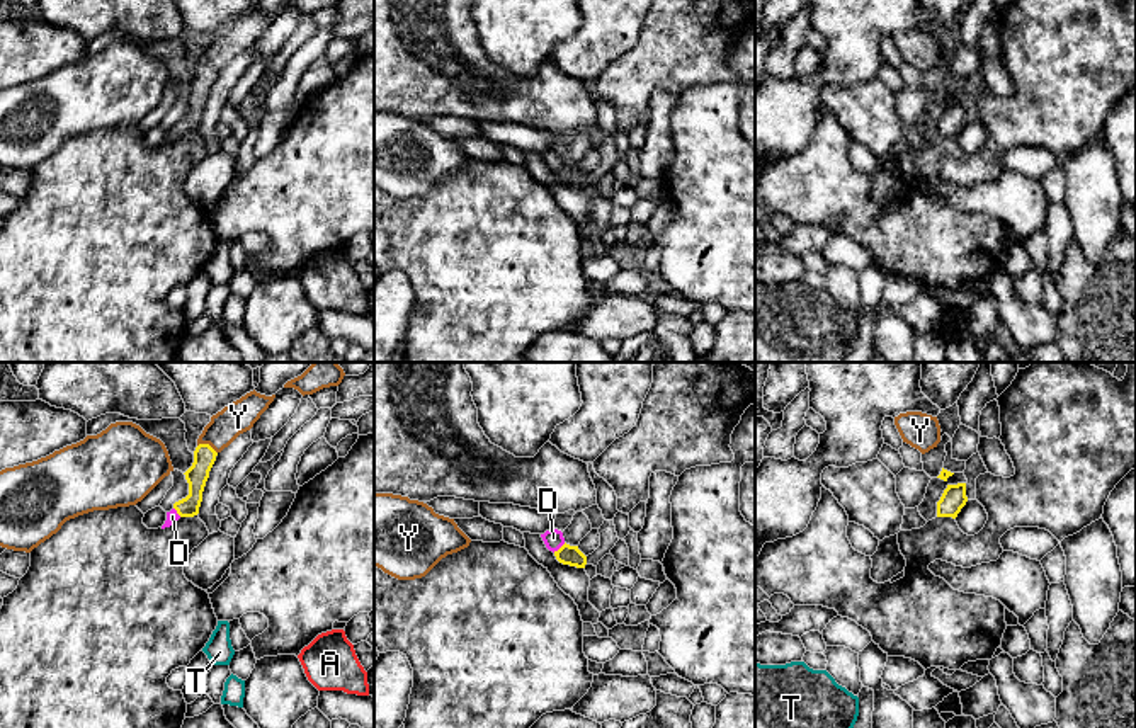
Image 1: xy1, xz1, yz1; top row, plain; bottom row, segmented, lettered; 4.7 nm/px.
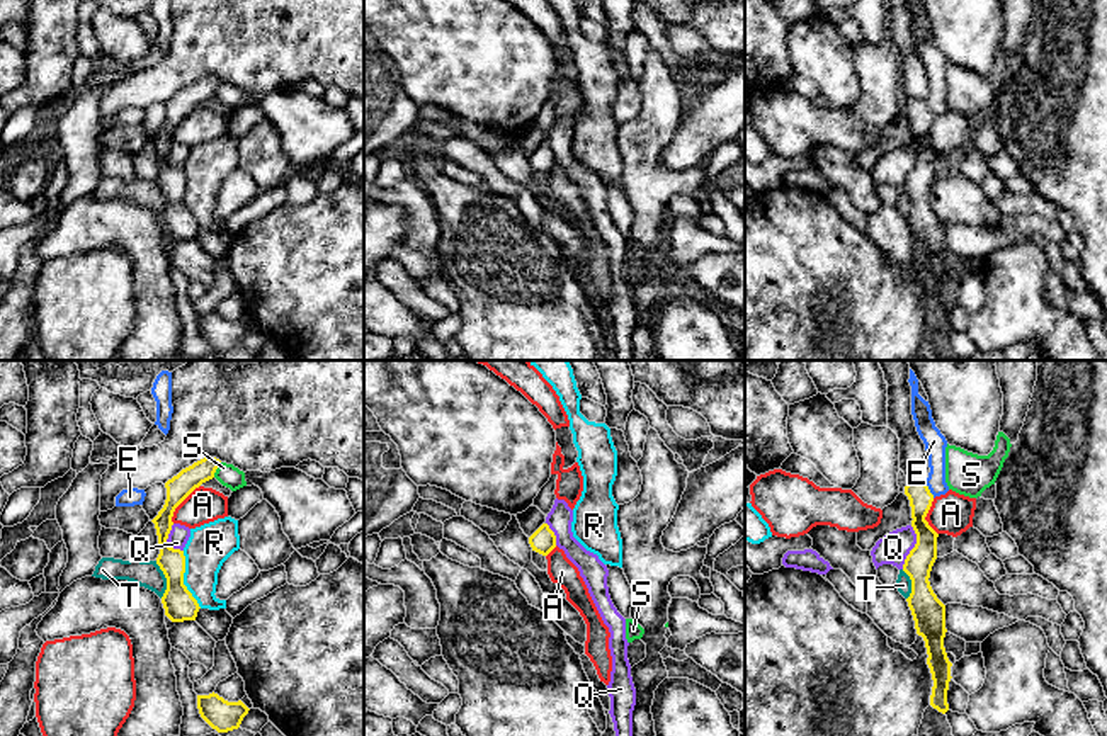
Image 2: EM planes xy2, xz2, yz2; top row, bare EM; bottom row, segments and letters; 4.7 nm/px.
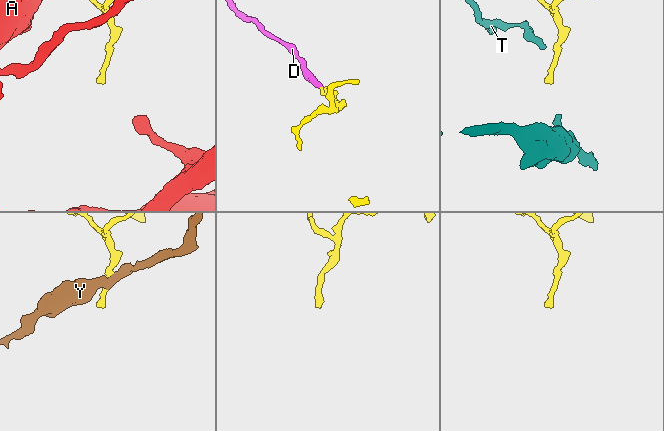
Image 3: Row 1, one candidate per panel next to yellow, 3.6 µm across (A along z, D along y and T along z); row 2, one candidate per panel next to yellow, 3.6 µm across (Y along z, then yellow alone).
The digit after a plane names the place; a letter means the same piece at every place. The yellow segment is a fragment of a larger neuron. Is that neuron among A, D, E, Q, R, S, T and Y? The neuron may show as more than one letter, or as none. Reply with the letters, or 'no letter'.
D

